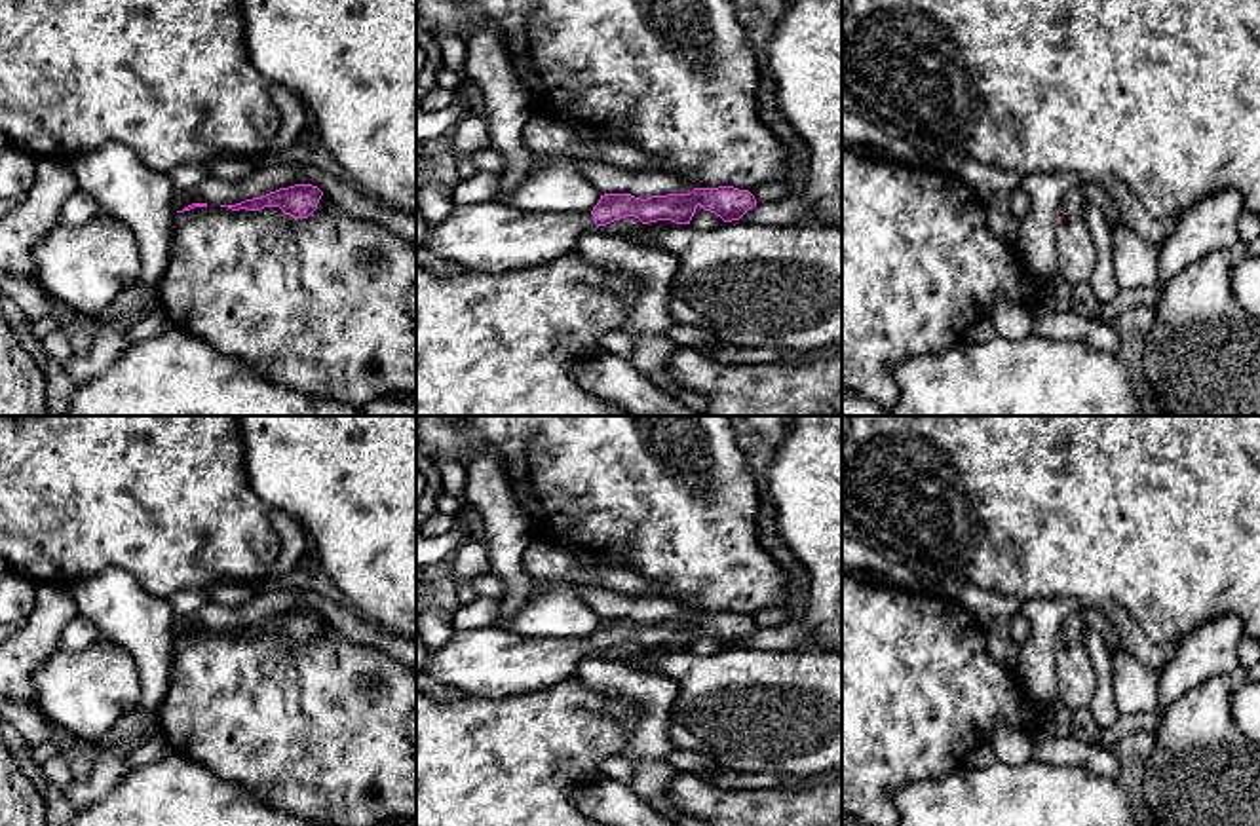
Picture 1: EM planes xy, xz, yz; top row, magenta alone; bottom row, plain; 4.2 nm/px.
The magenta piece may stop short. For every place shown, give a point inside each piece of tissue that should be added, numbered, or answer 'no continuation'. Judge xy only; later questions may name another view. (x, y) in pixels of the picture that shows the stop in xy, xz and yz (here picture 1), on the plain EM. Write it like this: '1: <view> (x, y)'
no continuation

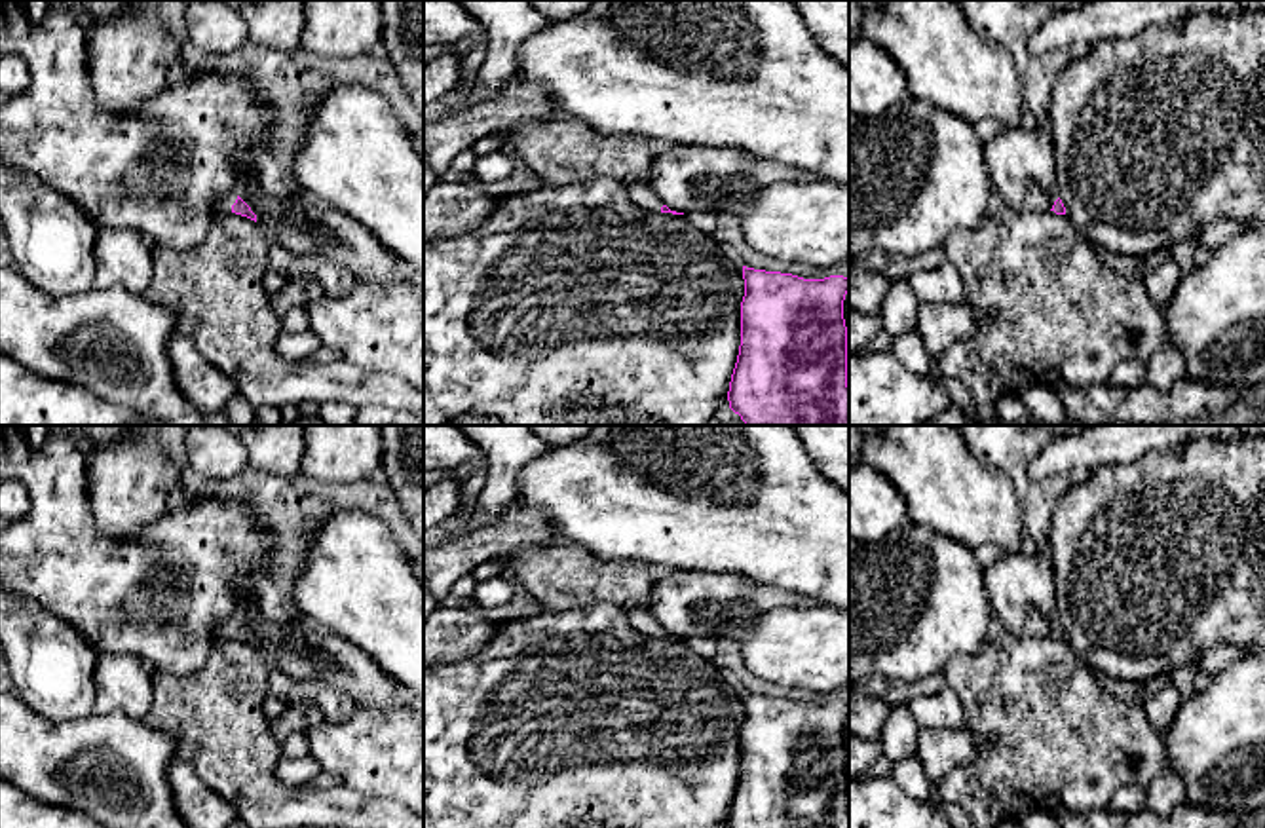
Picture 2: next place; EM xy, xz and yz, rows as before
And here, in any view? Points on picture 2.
1: xy (225, 627)

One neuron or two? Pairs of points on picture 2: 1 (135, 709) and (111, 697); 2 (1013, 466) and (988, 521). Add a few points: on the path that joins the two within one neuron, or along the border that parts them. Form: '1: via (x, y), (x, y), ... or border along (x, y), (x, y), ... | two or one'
1: via (130, 703), (124, 697), (116, 697) | one
2: border along (969, 451), (979, 460), (998, 468), (1020, 500) | two

